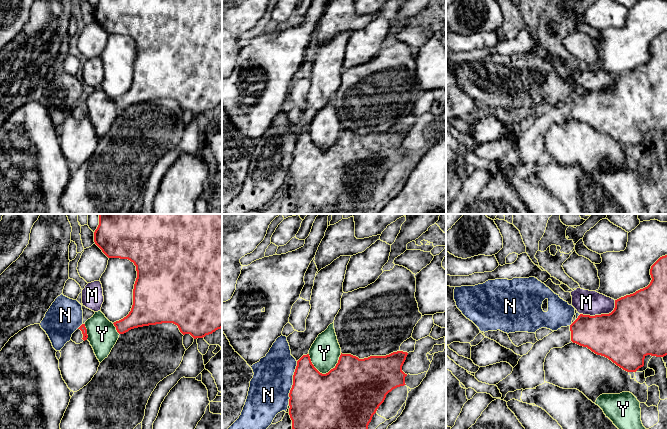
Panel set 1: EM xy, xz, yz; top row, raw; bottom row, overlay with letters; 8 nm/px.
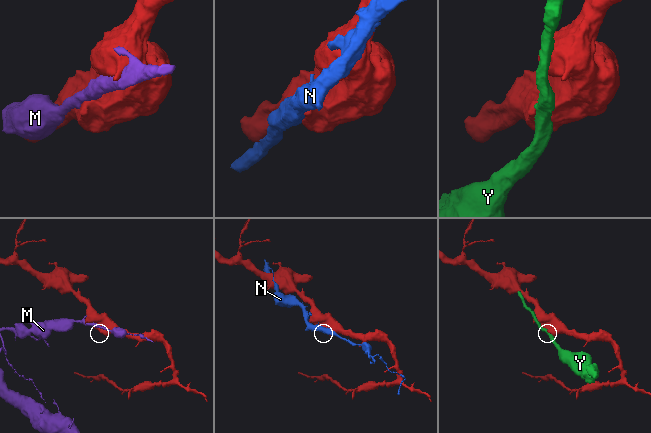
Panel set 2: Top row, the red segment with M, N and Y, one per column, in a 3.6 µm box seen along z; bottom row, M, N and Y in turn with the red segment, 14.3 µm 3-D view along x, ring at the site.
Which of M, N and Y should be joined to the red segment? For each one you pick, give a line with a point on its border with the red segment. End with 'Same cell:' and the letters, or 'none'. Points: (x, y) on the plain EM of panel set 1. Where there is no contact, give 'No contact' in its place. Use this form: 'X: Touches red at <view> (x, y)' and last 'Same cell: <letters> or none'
Same cell: none

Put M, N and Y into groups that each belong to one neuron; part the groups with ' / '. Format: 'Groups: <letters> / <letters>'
Groups: M / N / Y

